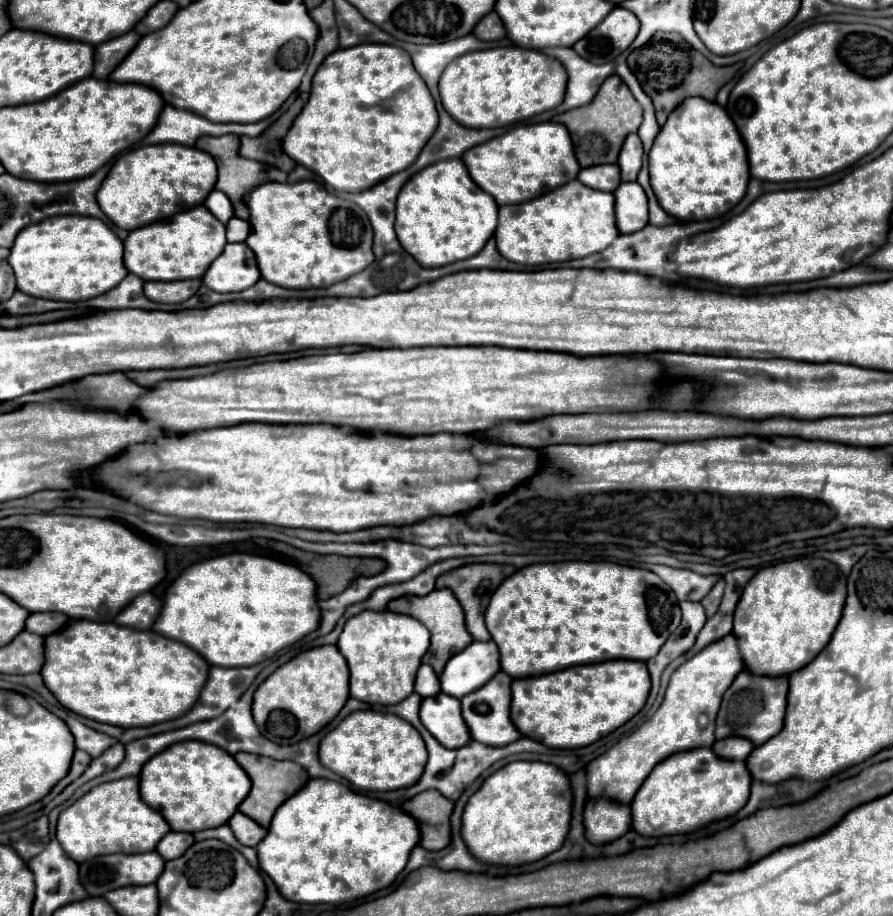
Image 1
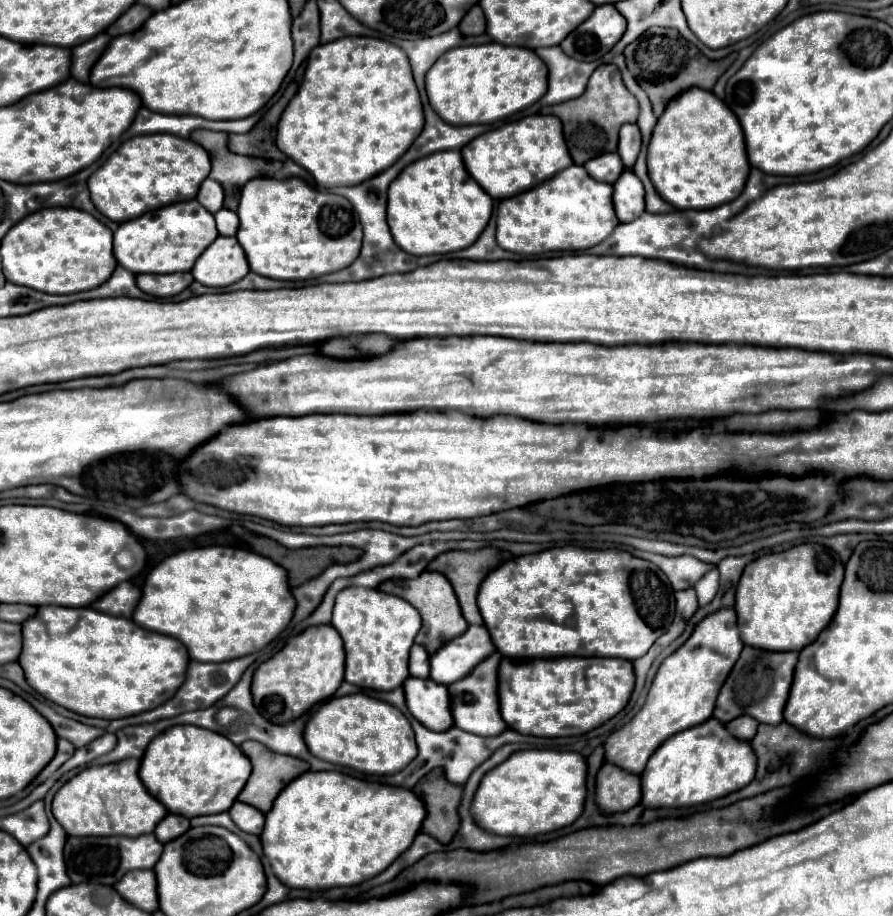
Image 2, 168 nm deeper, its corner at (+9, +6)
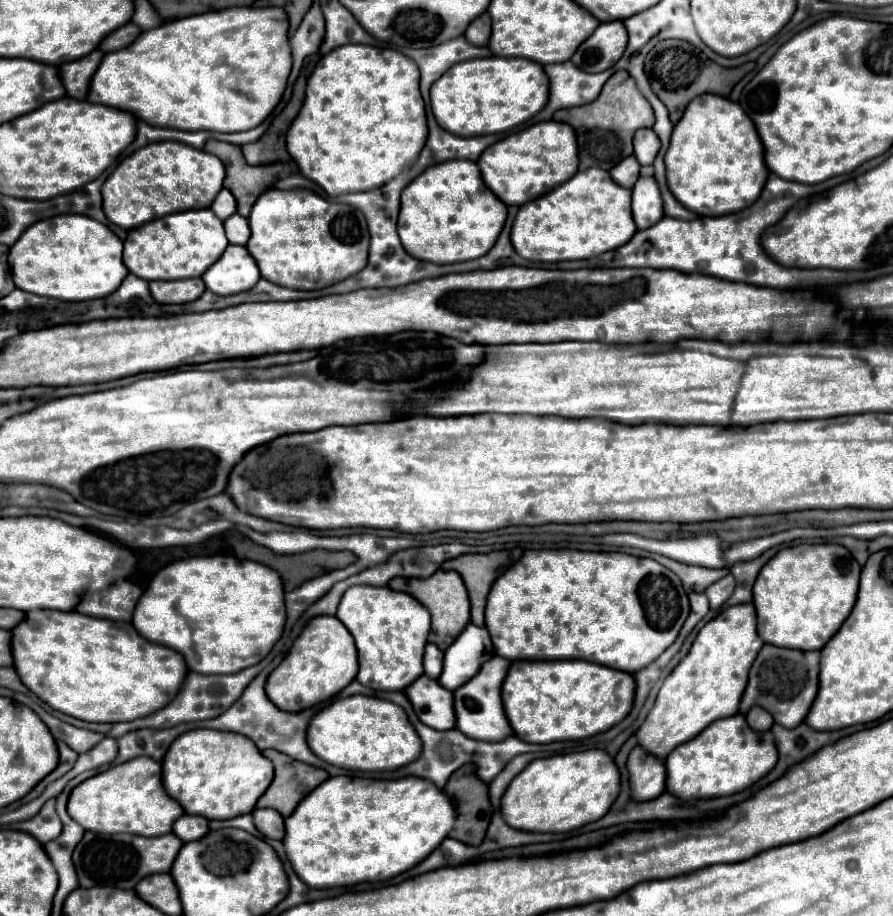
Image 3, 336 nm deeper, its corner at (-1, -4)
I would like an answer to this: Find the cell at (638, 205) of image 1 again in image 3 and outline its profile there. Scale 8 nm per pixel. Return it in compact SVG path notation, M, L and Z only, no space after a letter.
M641 177L633 187L633 219L637 229L655 225L663 215L663 199L655 177Z

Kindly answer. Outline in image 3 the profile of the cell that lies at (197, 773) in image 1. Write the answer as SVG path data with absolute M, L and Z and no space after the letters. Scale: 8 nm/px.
M211 729L187 731L171 743L163 759L163 785L167 793L183 805L185 813L203 815L207 819L233 819L237 815L251 813L255 809L257 799L271 785L271 779L273 779L271 761L263 757L263 753L251 743L251 739L235 733L223 733Z

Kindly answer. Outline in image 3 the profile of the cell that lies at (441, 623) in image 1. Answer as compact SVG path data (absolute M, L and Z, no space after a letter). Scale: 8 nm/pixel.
M437 569L431 577L395 577L389 581L389 587L395 591L405 591L409 595L413 595L417 601L421 601L429 613L431 613L431 633L429 633L429 641L437 643L437 647L441 651L445 651L455 639L457 635L465 629L465 625L469 623L469 597L467 597L467 589L463 585L463 579L459 573L455 571L443 571Z

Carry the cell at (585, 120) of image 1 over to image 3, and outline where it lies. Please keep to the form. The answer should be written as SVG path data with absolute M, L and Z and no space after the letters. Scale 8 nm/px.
M617 71L609 77L609 81L603 85L601 95L579 107L563 109L553 115L557 121L565 121L575 129L577 143L579 143L579 169L599 167L599 169L611 169L615 163L623 161L633 153L633 135L641 127L653 127L655 115L651 111L649 101L639 93L635 79L627 71Z

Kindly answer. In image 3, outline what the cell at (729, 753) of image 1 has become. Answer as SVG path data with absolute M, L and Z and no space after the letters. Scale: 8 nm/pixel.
M751 707L751 711L747 713L747 723L751 725L751 729L757 729L757 731L767 731L773 725L771 713L763 711L763 707Z

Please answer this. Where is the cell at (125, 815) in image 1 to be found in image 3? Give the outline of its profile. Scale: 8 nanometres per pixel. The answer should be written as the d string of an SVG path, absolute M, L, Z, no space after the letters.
M135 757L85 779L71 791L67 811L87 831L123 831L147 837L171 833L173 823L185 813L183 807L173 797L169 797L163 787L161 761L151 757Z

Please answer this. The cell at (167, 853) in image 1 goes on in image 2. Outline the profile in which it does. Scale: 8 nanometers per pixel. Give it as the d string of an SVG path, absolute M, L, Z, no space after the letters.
M167 815L155 829L155 837L161 843L169 843L173 839L177 839L181 833L185 833L189 829L189 819L181 817L181 815Z

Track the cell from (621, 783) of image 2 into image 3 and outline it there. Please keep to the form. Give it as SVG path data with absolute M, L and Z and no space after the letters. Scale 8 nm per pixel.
M635 747L629 753L627 769L631 775L633 799L649 801L665 791L665 759L663 763L659 763L659 759L651 759L651 755L643 751L643 747Z

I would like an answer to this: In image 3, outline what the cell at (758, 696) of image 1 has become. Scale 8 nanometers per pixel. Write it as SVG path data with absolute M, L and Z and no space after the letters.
M763 645L759 651L751 673L749 685L745 689L739 713L747 713L753 705L759 705L771 711L775 723L783 727L797 727L811 709L819 687L819 651L799 651L799 649L783 649L775 645Z

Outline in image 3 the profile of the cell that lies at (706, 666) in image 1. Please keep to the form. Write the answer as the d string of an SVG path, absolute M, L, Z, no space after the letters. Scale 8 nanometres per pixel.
M753 603L727 607L715 619L711 619L699 631L689 653L663 681L653 709L637 731L639 745L655 757L667 757L677 745L699 735L709 723L735 715L747 687L751 663L761 647L763 639L757 633L757 615Z

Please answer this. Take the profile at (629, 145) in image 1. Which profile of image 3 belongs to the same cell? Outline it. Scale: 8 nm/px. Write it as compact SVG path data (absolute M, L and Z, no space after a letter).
M639 129L635 133L633 147L635 147L635 157L639 159L639 163L651 165L661 149L661 143L659 143L659 137L655 135L653 129Z

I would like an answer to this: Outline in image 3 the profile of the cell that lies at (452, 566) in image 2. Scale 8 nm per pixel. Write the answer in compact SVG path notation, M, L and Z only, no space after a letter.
M493 551L487 555L459 555L441 565L445 571L457 571L471 599L471 623L483 627L483 611L487 593L493 581L513 563L513 555L509 551Z

